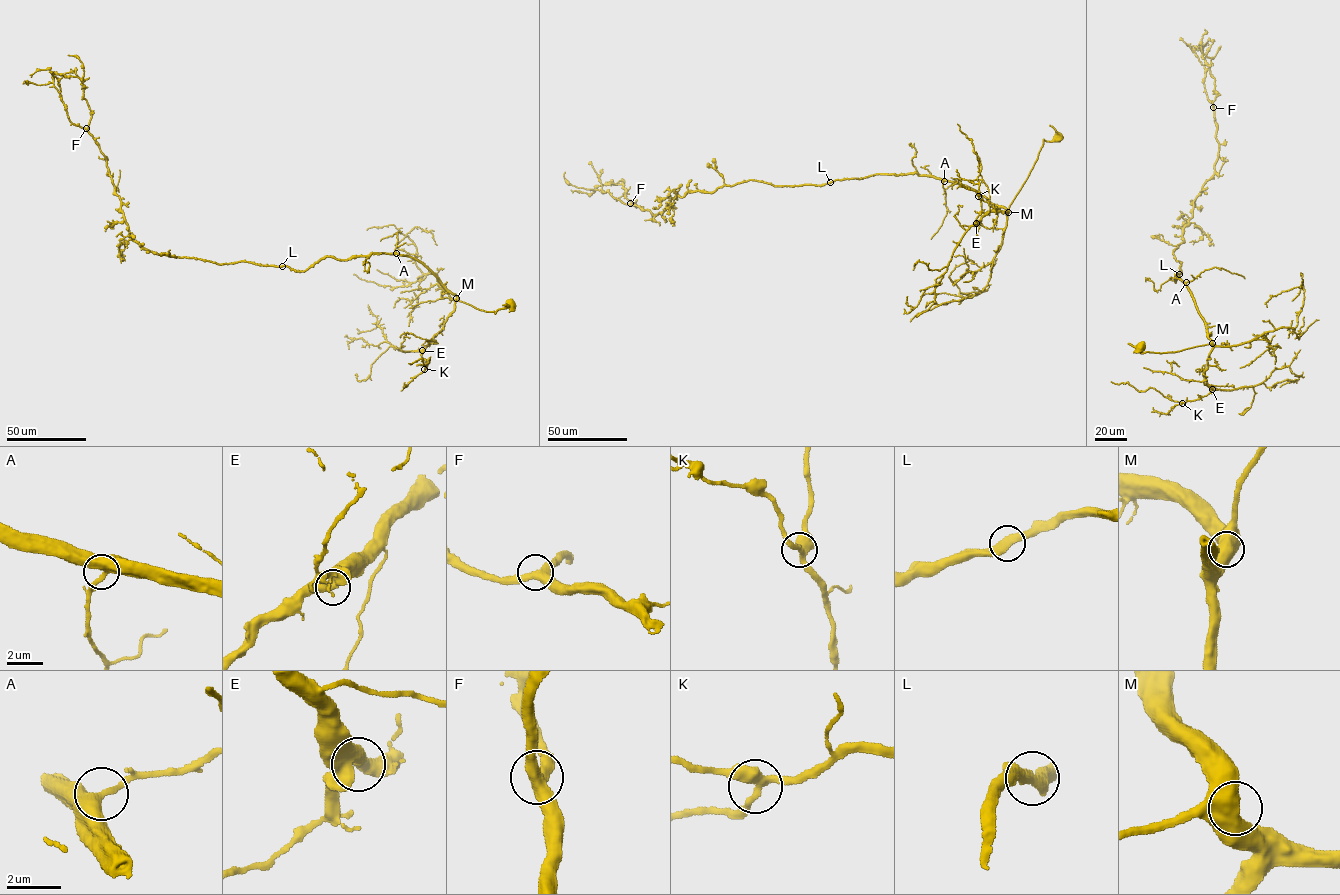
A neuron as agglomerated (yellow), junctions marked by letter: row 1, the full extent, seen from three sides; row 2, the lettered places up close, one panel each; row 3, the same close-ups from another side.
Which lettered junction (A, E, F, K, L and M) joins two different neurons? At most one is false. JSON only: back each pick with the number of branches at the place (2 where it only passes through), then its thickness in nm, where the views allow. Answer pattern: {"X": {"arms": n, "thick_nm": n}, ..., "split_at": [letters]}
{"split_at": []}

